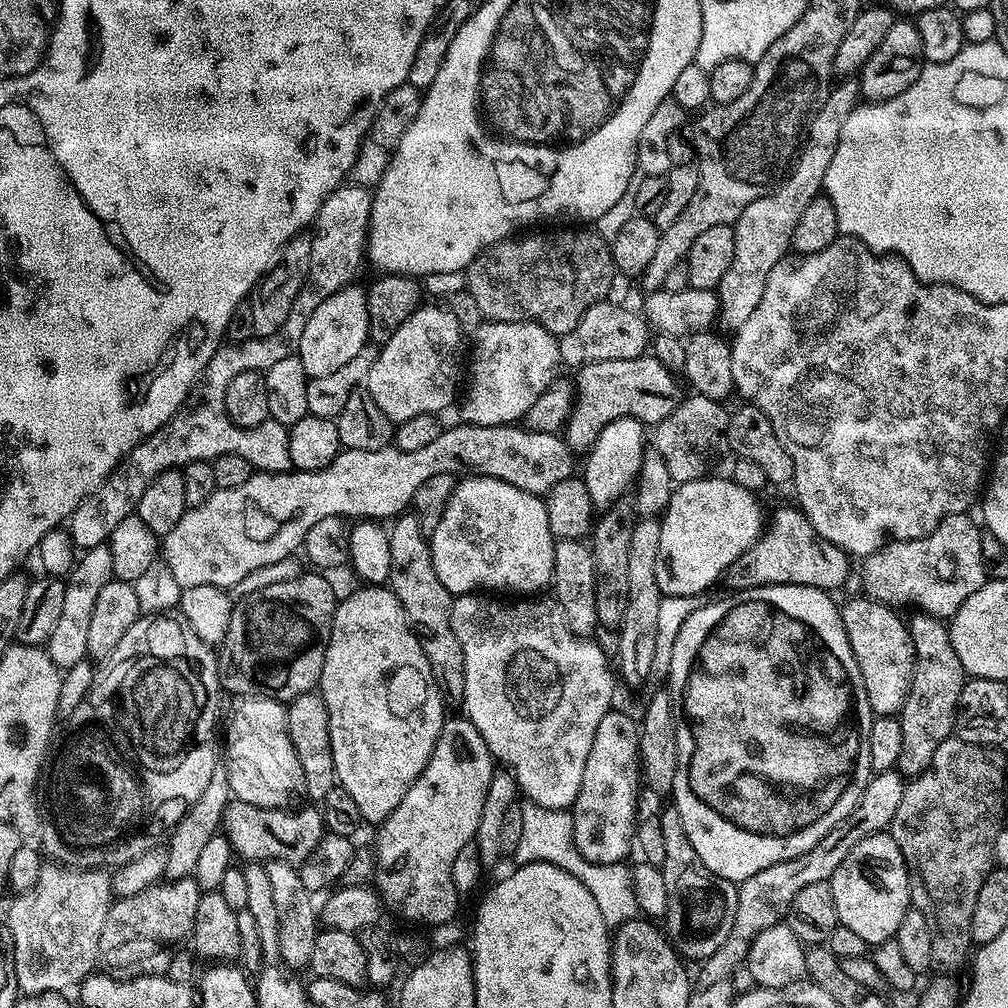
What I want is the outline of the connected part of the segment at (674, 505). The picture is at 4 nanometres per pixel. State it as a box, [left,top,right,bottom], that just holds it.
[656,474,762,597]

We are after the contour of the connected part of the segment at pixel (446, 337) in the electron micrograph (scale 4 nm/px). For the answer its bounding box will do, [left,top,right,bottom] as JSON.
[366,306,462,425]

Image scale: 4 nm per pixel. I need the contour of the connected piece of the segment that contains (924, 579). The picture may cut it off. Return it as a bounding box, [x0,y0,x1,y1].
[862,512,986,618]

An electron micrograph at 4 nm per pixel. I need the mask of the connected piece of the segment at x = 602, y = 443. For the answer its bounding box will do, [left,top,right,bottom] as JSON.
[582,416,646,510]

